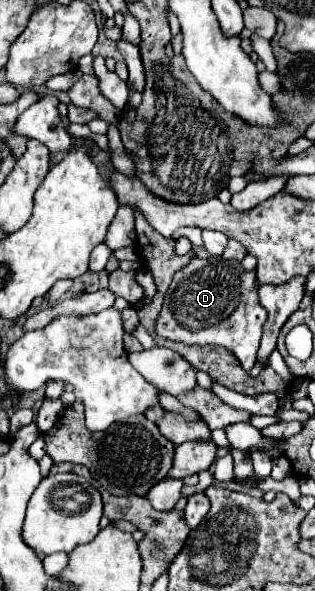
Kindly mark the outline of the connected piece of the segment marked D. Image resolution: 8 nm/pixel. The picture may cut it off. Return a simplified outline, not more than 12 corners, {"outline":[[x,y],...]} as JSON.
{"outline":[[191,258],[157,334],[257,360],[265,308],[255,270]]}

